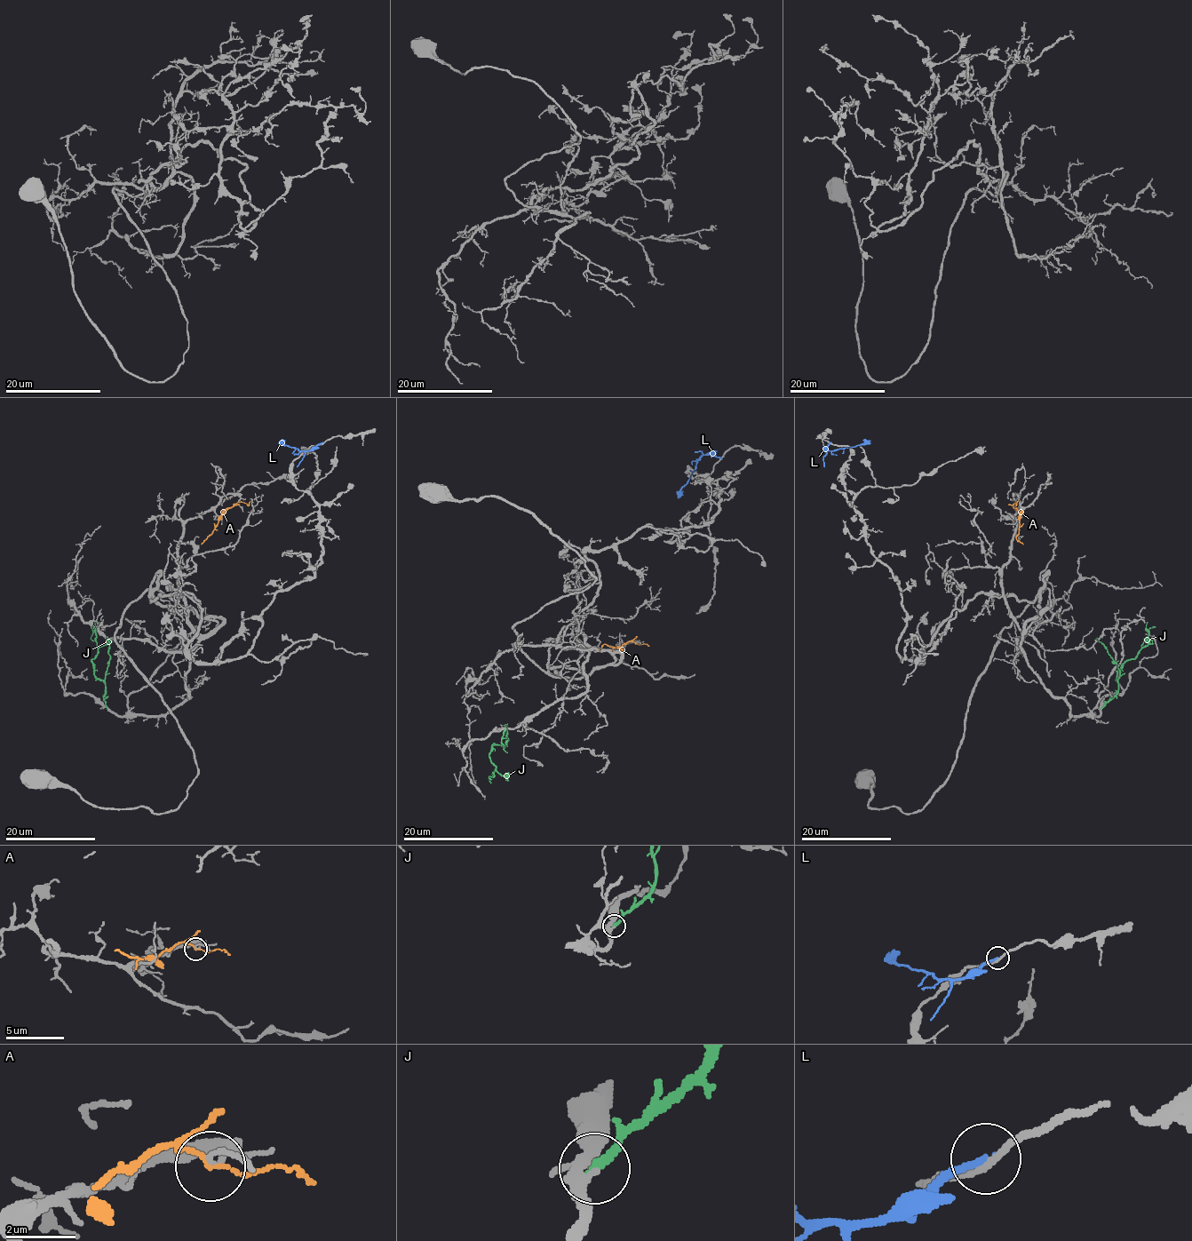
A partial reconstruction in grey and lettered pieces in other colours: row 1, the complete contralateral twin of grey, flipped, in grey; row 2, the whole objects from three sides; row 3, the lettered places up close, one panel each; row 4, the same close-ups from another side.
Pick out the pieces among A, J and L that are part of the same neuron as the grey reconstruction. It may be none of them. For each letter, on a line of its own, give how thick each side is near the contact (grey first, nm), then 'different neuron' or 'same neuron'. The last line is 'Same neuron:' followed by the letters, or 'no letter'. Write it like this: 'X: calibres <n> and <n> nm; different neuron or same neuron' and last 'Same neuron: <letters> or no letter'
A: calibres 120 and 110 nm; different neuron
J: calibres 280 and 280 nm; same neuron
L: calibres 200 and 190 nm; different neuron
Same neuron: J

